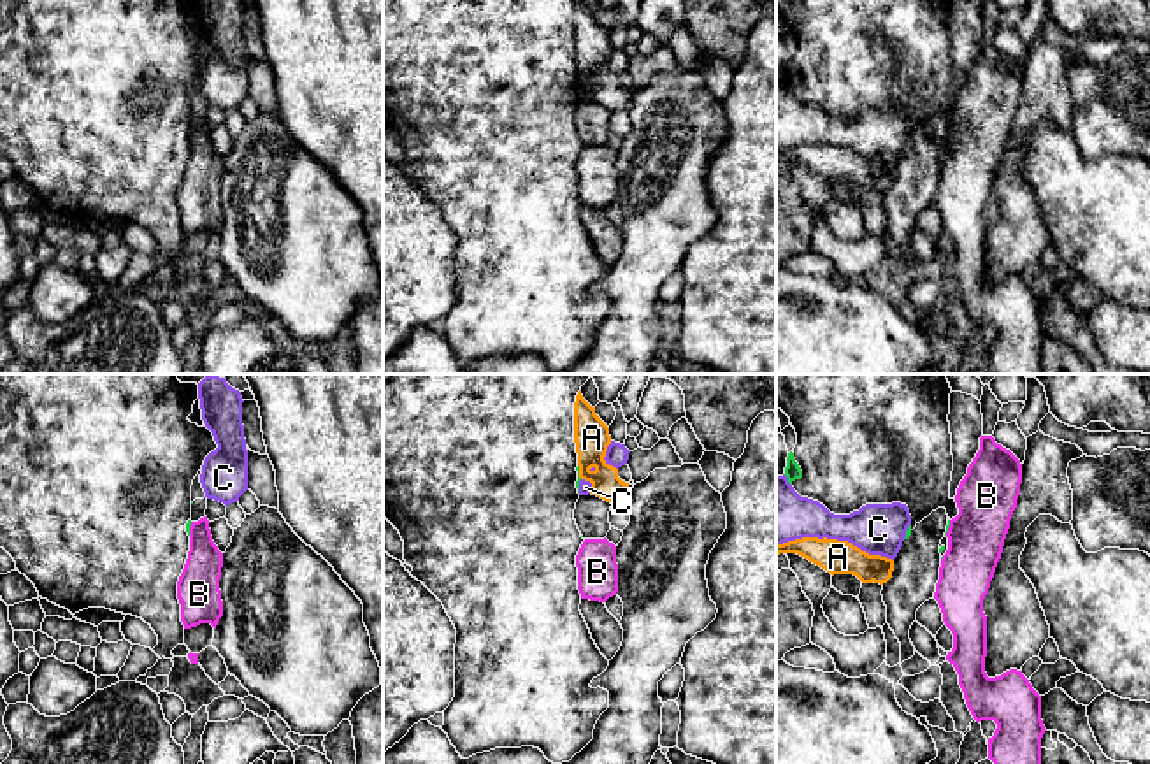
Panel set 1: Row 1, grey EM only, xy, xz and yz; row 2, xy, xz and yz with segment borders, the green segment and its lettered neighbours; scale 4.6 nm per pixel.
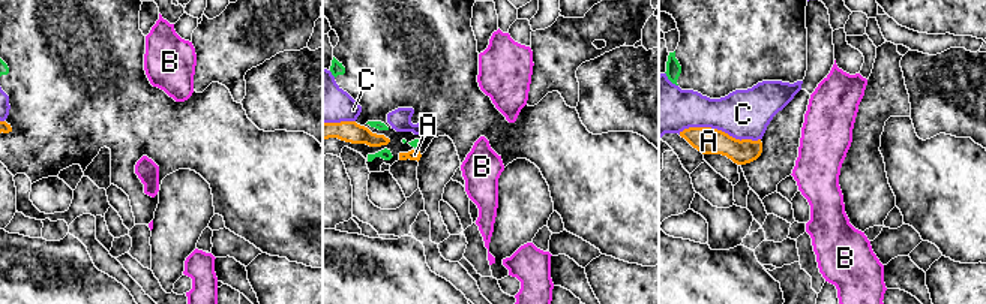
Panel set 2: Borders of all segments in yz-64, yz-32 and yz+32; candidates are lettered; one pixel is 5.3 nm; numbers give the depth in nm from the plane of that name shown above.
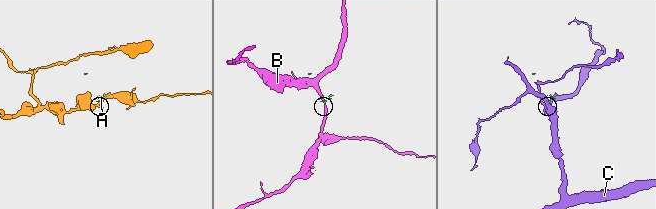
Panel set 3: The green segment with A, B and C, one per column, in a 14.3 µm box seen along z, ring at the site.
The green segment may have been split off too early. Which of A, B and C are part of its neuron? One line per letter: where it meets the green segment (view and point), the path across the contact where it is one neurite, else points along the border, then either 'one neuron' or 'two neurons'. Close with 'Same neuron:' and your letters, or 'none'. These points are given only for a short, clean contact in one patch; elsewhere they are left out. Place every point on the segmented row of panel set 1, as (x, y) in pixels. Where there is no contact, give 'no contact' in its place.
A: xz (578, 471) | along xz (578, 464), (582, 478) | two neurons
B: yz (948, 526) | along yz (950, 520), (945, 534) | two neurons
C: yz (906, 531) | two neurons
Same neuron: none

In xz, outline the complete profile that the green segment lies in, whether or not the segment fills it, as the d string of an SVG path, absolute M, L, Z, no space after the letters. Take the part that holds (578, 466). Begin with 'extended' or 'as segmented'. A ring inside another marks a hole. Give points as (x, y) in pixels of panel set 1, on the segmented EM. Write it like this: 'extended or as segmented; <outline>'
extended; M383 374L383 516L399 530L404 541L404 560L413 567L411 576L421 581L444 606L448 616L456 629L455 643L455 697L444 710L442 731L448 734L451 745L456 748L462 759L469 759L476 753L490 752L495 748L539 748L544 757L553 764L569 762L579 753L592 739L593 729L600 715L609 708L609 692L597 687L592 688L593 678L600 676L609 660L600 653L592 639L590 629L579 611L581 594L578 590L578 567L576 555L583 544L581 532L574 520L576 502L579 499L579 465L574 443L574 402L581 386L590 379L590 374Z

